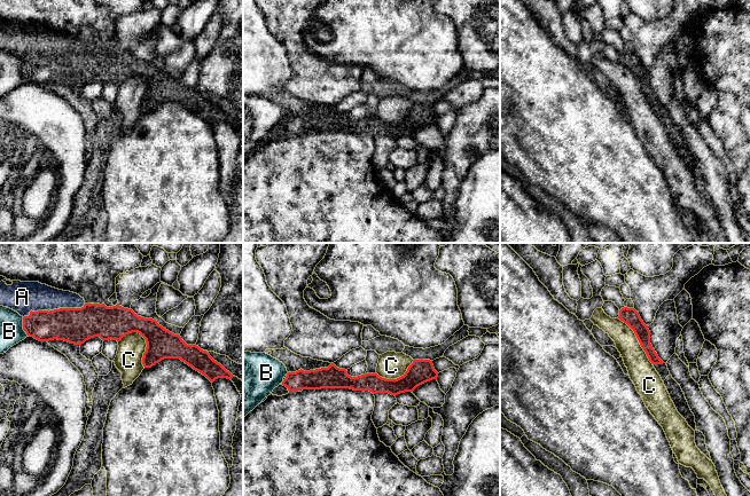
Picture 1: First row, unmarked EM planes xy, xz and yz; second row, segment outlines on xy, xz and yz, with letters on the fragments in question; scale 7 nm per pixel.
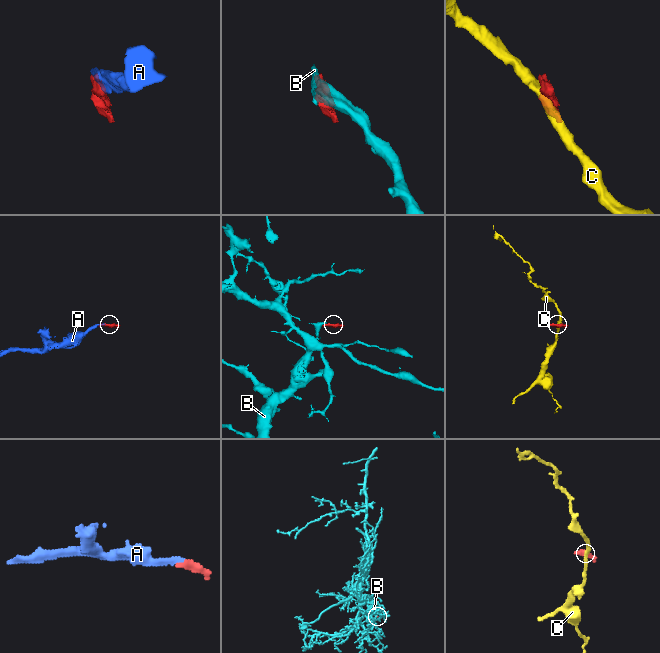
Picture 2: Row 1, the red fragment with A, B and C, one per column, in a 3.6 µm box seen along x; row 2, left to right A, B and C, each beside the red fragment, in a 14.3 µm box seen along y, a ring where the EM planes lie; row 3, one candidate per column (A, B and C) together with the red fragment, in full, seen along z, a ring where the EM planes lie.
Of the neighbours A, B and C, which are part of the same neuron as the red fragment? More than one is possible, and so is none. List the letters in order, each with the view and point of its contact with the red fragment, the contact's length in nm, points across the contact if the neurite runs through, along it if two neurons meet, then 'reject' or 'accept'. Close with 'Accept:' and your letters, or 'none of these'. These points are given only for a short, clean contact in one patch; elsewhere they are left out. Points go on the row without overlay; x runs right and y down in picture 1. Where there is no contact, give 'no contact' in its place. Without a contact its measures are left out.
A: contact xy (54, 53); length 460 nm; accept
B: contact xy (23, 70); length 130 nm; border xy (22, 61), (22, 72), (28, 78); reject
C: contact xy (147, 87); length 280 nm; reject
Accept: A

